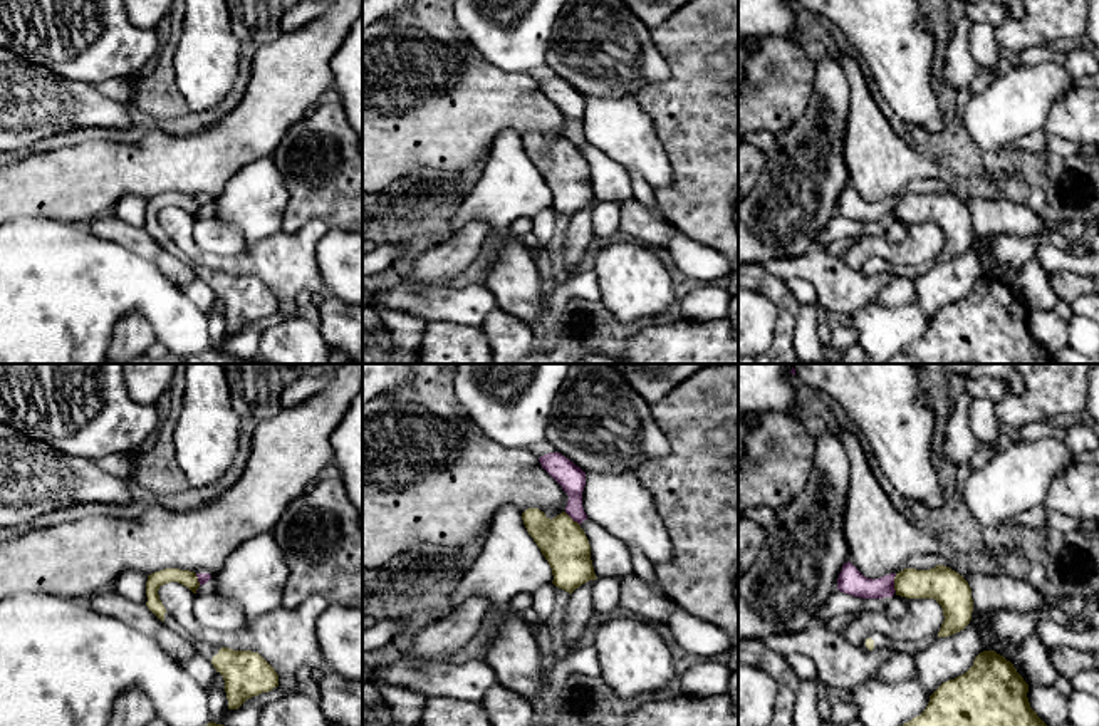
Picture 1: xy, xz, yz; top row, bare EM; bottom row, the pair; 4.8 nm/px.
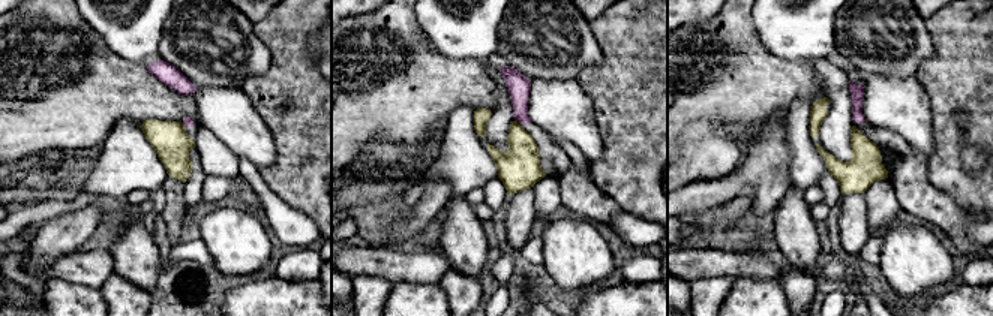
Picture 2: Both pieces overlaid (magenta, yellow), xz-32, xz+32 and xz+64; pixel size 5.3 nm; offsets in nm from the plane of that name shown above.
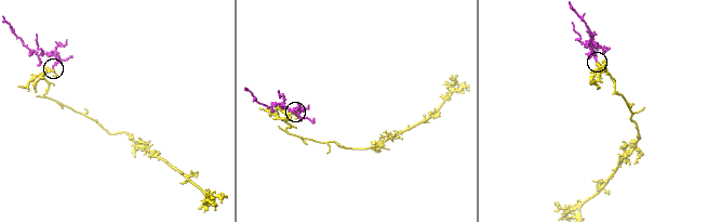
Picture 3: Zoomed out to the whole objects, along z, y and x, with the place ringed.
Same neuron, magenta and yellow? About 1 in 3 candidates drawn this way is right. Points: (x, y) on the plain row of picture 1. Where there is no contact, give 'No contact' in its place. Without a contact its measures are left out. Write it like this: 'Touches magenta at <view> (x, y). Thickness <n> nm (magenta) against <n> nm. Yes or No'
Touches magenta at yz (893, 207). Thickness 120 nm (magenta) against 170 nm. No

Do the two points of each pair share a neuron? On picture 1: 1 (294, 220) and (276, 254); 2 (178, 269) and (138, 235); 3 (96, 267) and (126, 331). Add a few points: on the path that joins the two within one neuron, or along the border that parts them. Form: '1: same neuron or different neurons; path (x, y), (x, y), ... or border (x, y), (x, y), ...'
1: different neurons; border (326, 223), (311, 218), (292, 232), (282, 232)
2: same neuron; path (168, 264), (148, 245)
3: different neurons; border (155, 331), (140, 314), (125, 314), (108, 346)

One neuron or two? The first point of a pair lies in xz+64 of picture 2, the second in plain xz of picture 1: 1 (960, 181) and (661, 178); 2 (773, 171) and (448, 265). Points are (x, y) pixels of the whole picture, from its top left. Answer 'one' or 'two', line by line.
1: two
2: one

